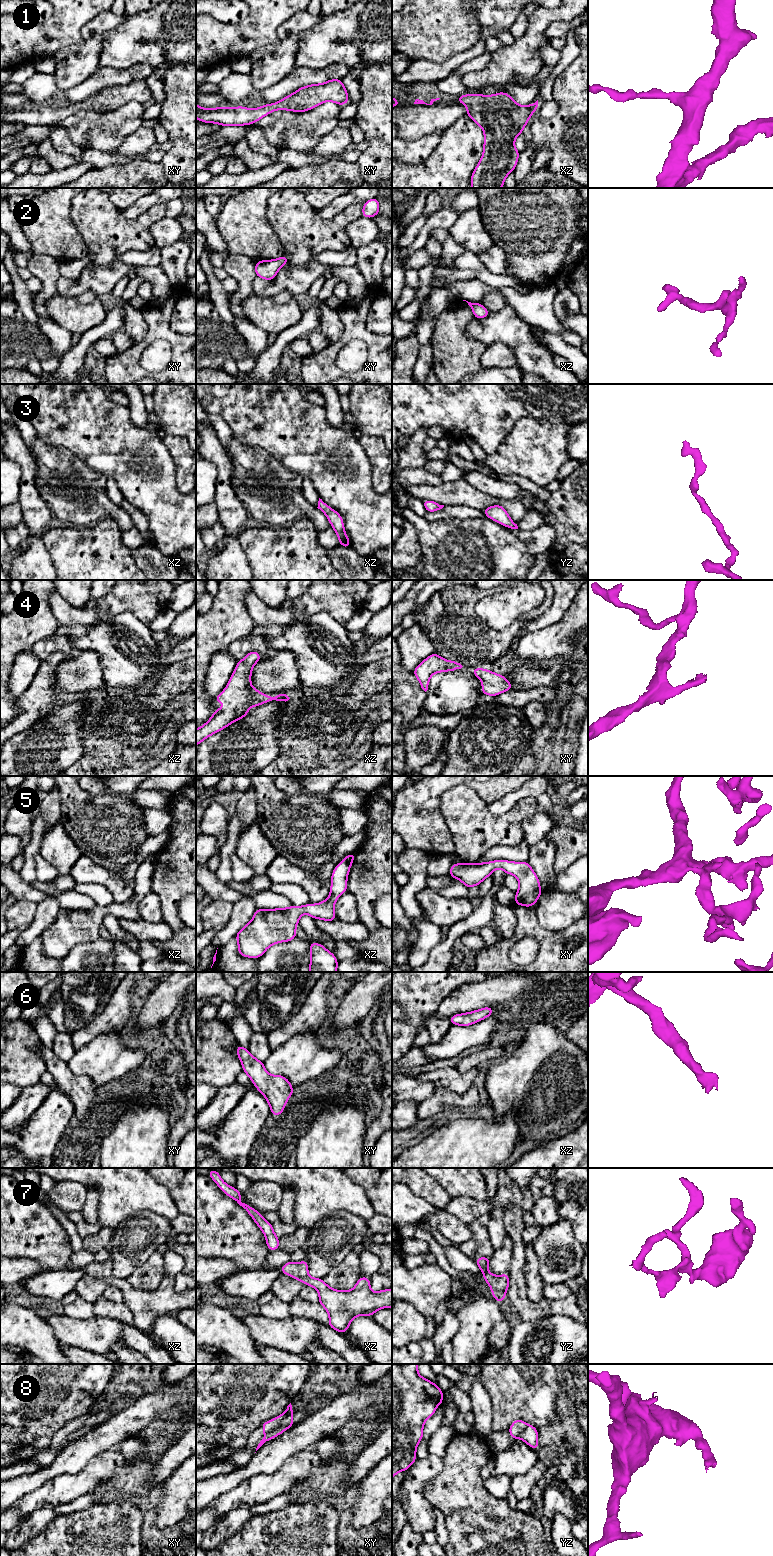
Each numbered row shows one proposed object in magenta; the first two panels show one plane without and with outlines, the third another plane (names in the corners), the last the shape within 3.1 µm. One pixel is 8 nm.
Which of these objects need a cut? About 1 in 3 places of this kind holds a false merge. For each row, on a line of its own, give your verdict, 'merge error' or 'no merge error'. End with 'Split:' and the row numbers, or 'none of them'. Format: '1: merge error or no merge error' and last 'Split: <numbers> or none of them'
1: no merge error
2: no merge error
3: no merge error
4: no merge error
5: no merge error
6: no merge error
7: no merge error
8: merge error
Split: 8

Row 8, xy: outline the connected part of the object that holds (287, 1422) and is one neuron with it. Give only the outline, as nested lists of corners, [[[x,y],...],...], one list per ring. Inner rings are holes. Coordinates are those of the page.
[[[287,1416],[285,1417],[281,1423],[277,1426],[276,1429],[274,1429],[271,1432],[268,1432],[265,1437],[260,1441],[260,1443],[258,1444],[256,1451],[267,1441],[272,1440],[275,1436],[280,1435],[281,1433],[283,1433],[285,1430],[287,1430],[288,1428],[292,1427],[294,1425],[294,1422],[292,1420],[292,1416]]]

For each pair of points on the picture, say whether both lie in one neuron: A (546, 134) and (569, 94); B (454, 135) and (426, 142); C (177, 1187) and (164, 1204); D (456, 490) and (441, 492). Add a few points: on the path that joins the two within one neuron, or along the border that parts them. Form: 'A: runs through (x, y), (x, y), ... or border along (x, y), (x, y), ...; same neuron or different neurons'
A: runs through (556, 125), (559, 122), (560, 115), (569, 104); same neuron
B: border along (444, 131), (439, 142), (425, 158); different neurons
C: border along (168, 1191), (179, 1212); different neurons
D: runs through (452, 492), (445, 492); same neuron

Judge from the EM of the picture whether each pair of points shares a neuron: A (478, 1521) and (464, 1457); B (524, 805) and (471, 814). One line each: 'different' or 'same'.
A: same
B: same

